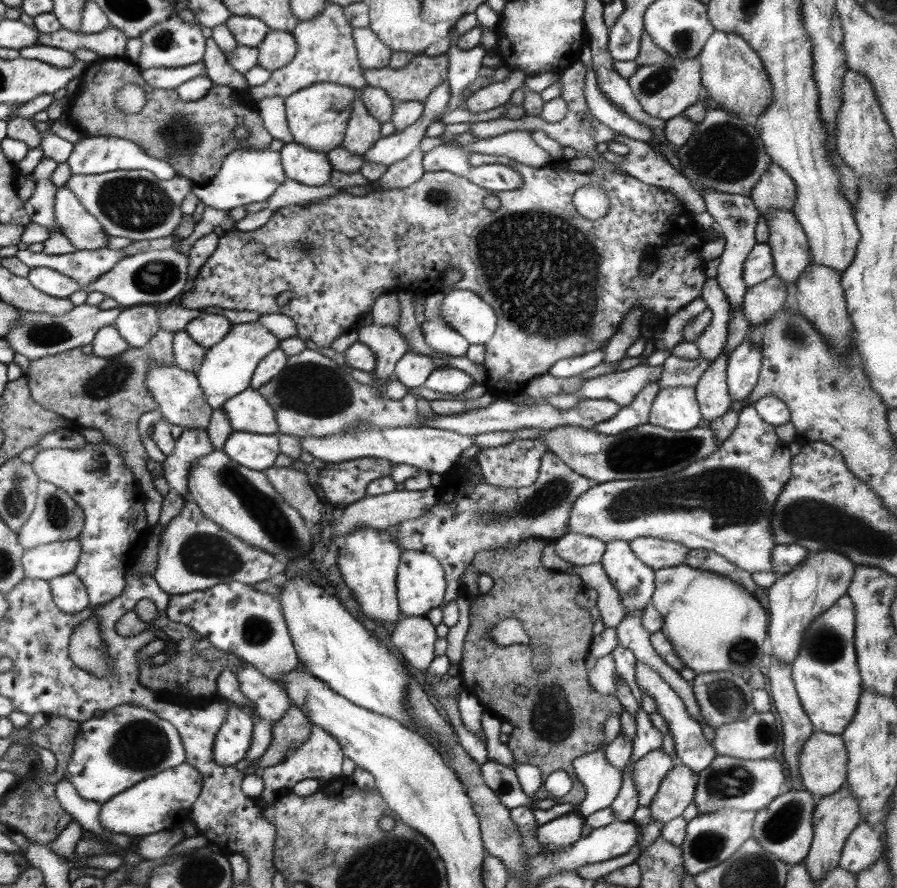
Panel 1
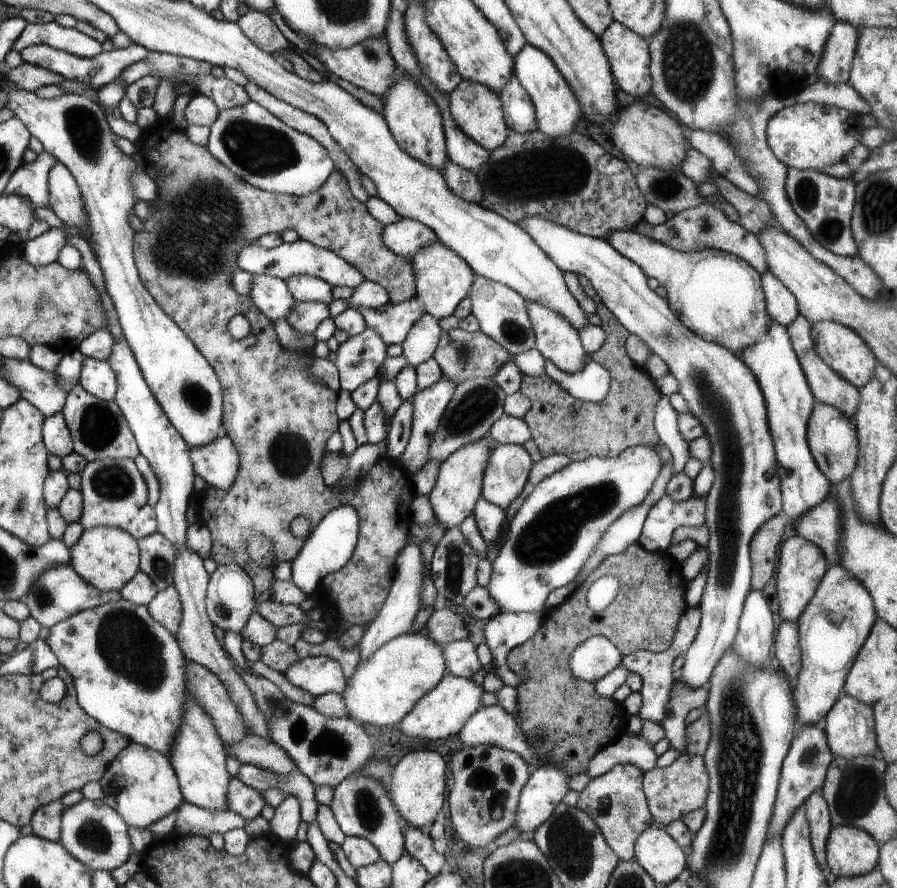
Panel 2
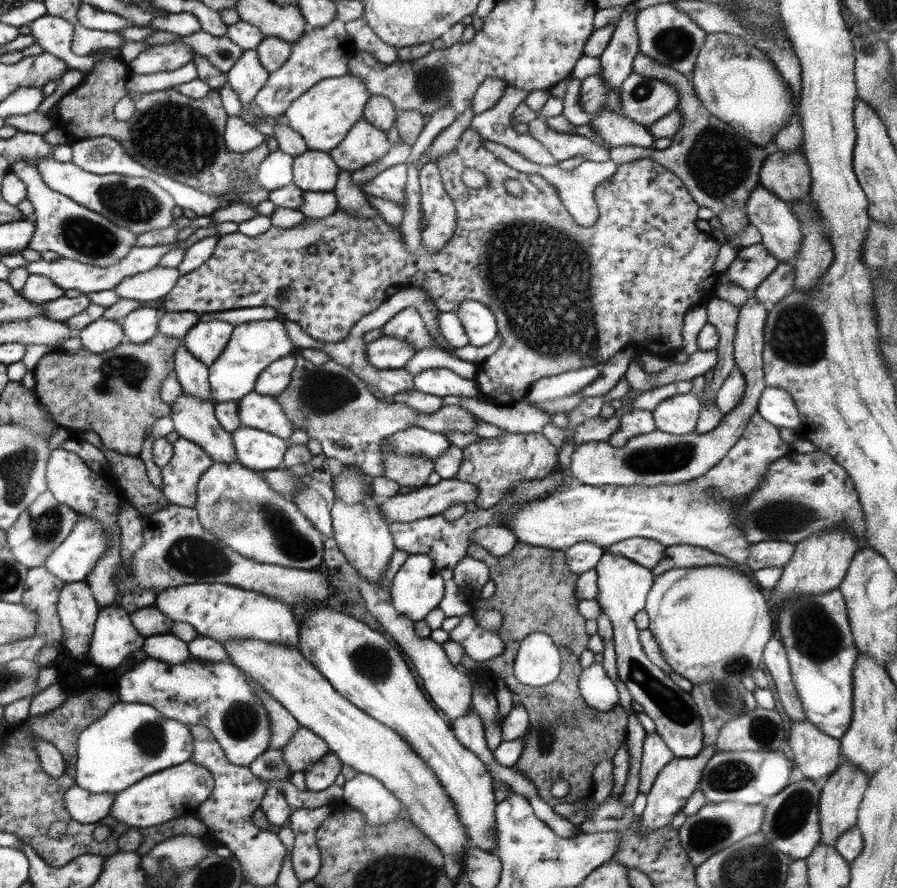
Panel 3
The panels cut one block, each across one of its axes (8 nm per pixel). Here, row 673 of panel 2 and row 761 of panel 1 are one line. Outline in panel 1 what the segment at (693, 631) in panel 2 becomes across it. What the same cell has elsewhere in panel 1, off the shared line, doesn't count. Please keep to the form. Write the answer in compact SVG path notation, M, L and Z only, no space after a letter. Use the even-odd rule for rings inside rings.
M651 750L647 752L643 758L639 760L631 760L625 768L631 768L631 780L635 784L637 796L639 796L639 808L649 808L653 796L659 790L661 780L665 778L665 774L675 768L675 762L671 760L671 756L667 752L659 750Z

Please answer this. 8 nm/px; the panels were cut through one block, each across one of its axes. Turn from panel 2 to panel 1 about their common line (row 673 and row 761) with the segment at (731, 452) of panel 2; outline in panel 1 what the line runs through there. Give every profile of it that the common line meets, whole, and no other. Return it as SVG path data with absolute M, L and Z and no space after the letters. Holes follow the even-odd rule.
M641 662L635 664L635 680L637 680L637 686L639 686L643 692L647 692L647 694L657 702L657 712L665 718L665 722L667 722L667 726L669 726L669 732L671 732L671 736L673 736L673 748L675 748L675 754L677 754L677 758L679 758L679 764L681 764L681 766L687 766L687 768L689 768L691 772L695 772L695 774L699 774L701 770L705 770L705 768L711 764L711 760L717 756L717 752L715 752L713 744L703 738L703 734L701 734L701 724L695 722L695 720L687 714L681 698L671 690L671 686L669 686L655 670L651 670L649 666L645 666L645 664L641 664Z

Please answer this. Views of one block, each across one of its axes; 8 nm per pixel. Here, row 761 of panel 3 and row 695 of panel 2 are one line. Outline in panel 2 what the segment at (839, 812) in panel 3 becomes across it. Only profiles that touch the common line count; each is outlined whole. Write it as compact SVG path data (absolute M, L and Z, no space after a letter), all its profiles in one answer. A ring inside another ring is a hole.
M841 694L841 698L827 712L827 716L825 716L825 734L827 734L827 746L829 746L829 750L835 758L853 760L857 756L879 756L873 708L859 702L859 700L853 700L851 696Z

